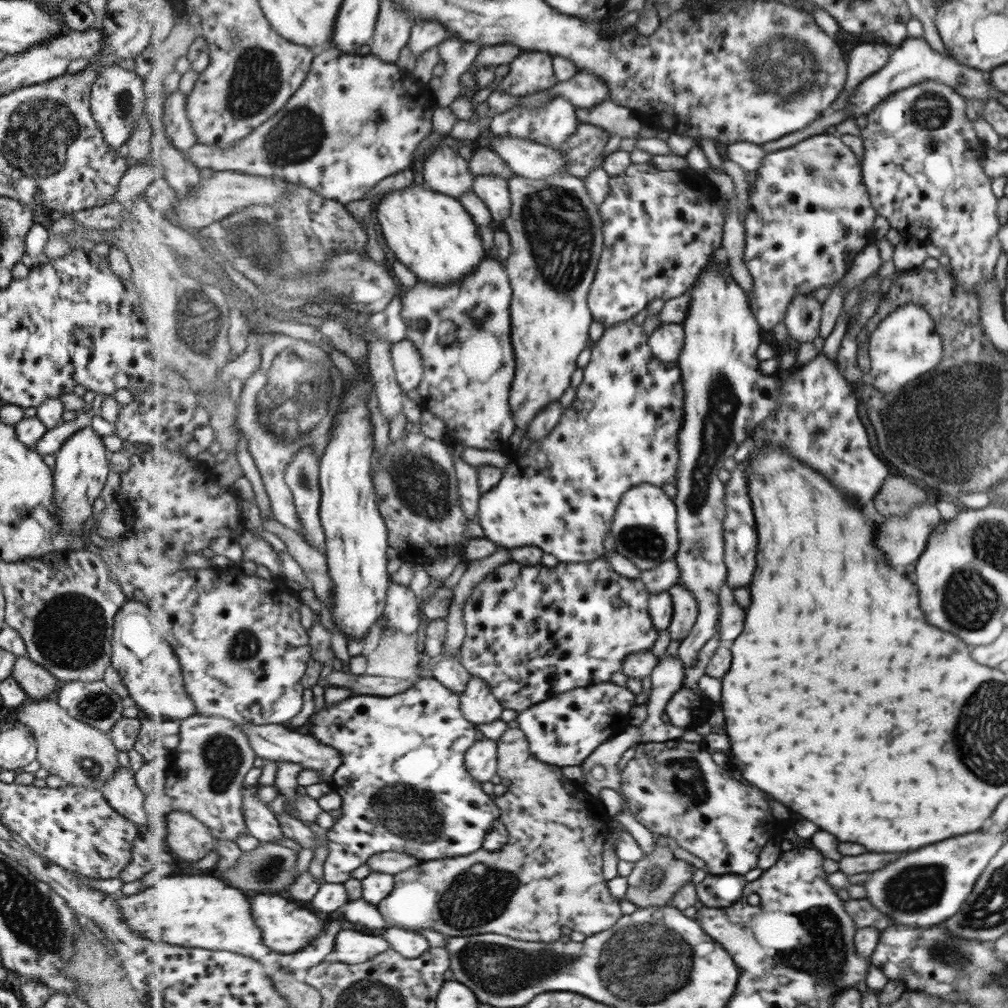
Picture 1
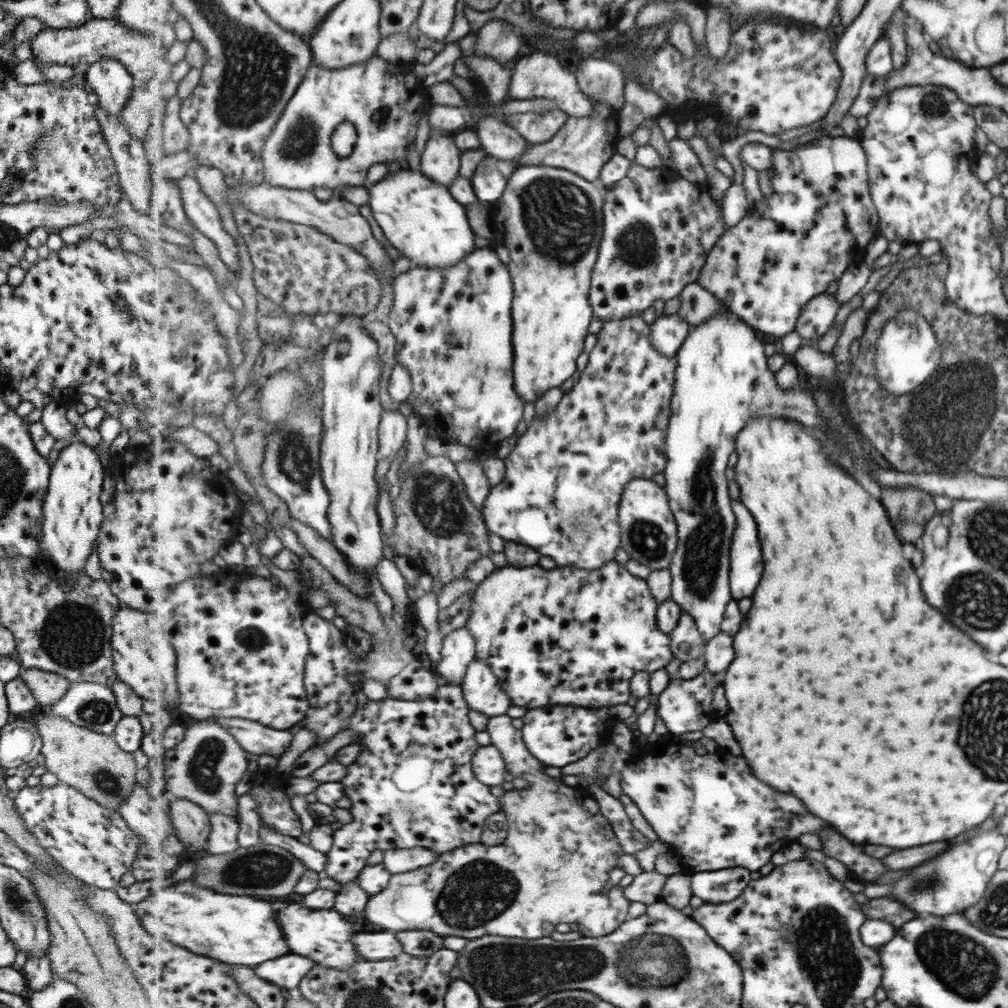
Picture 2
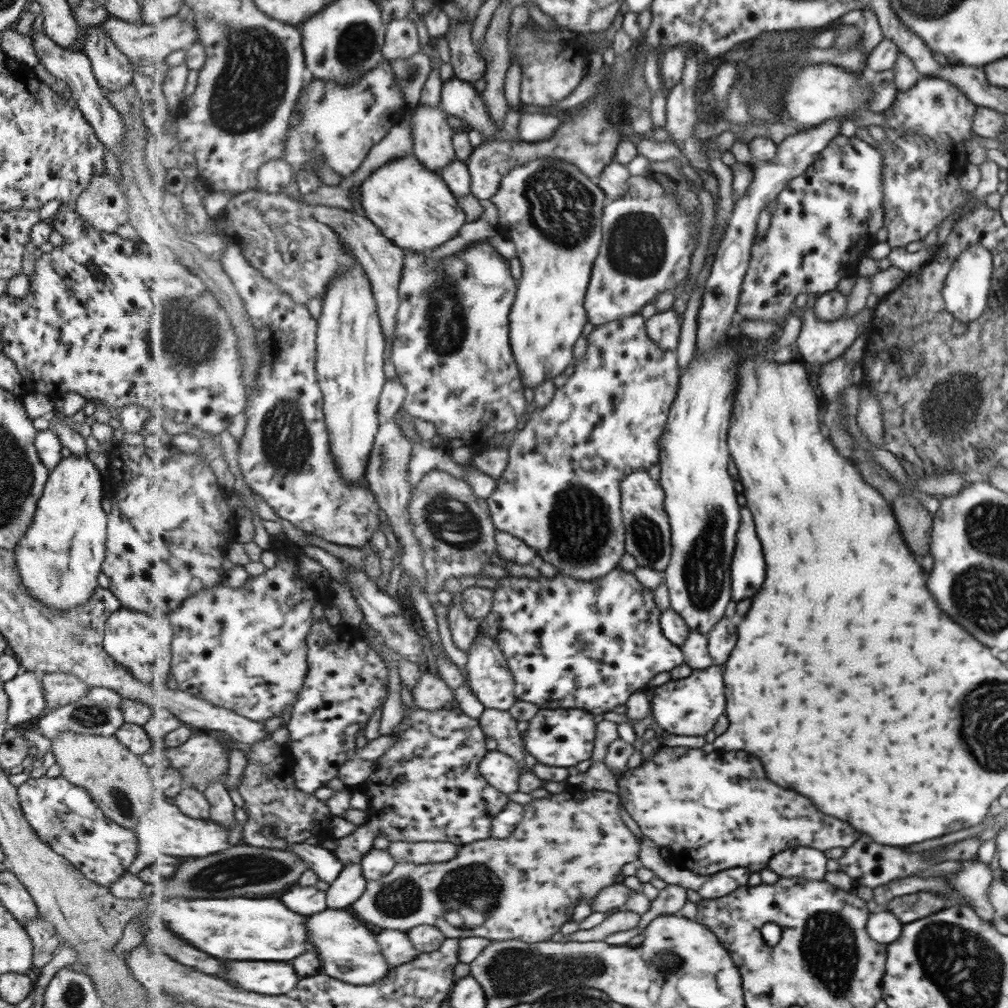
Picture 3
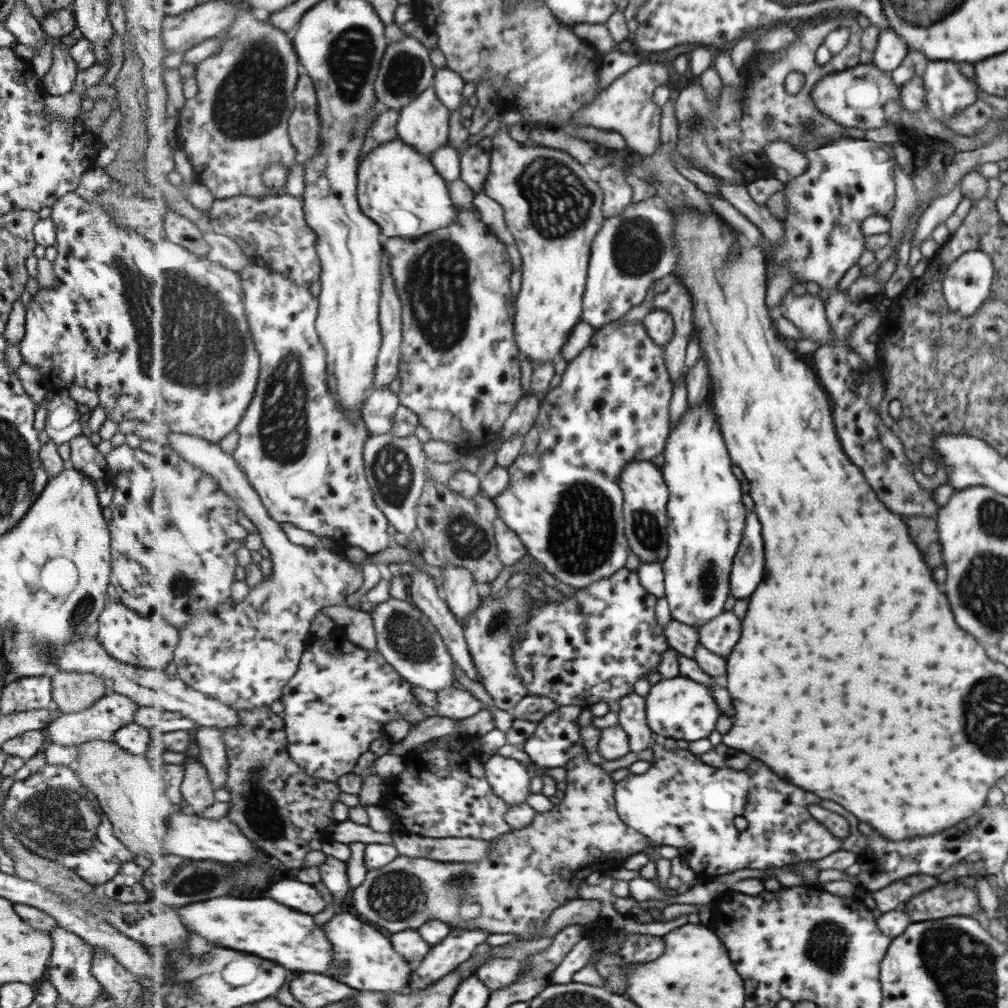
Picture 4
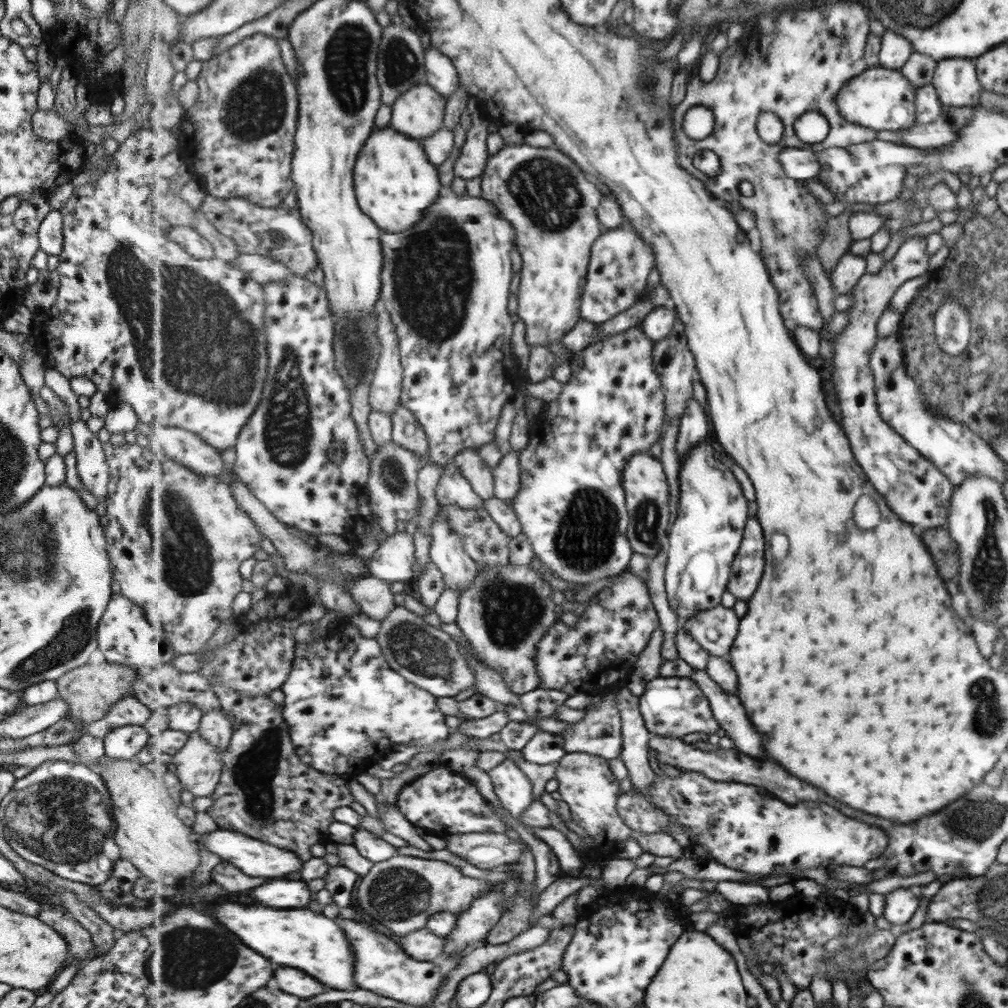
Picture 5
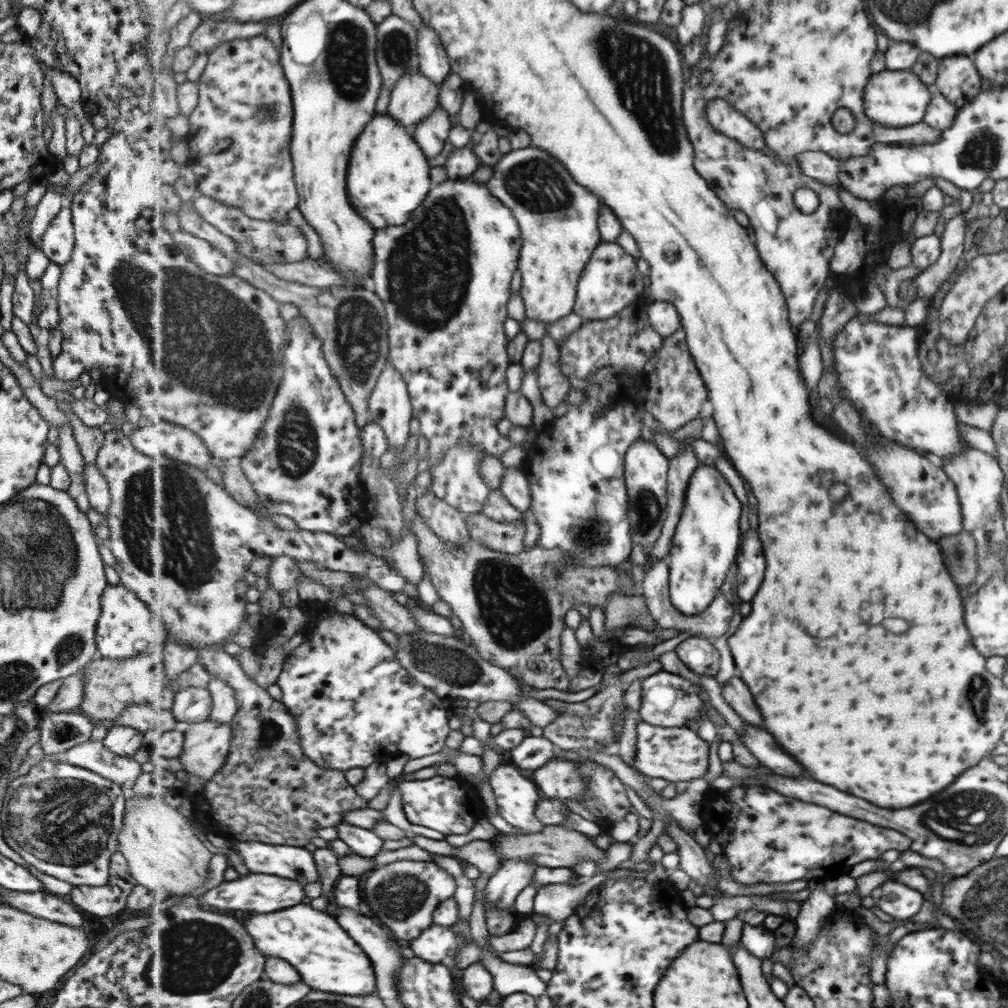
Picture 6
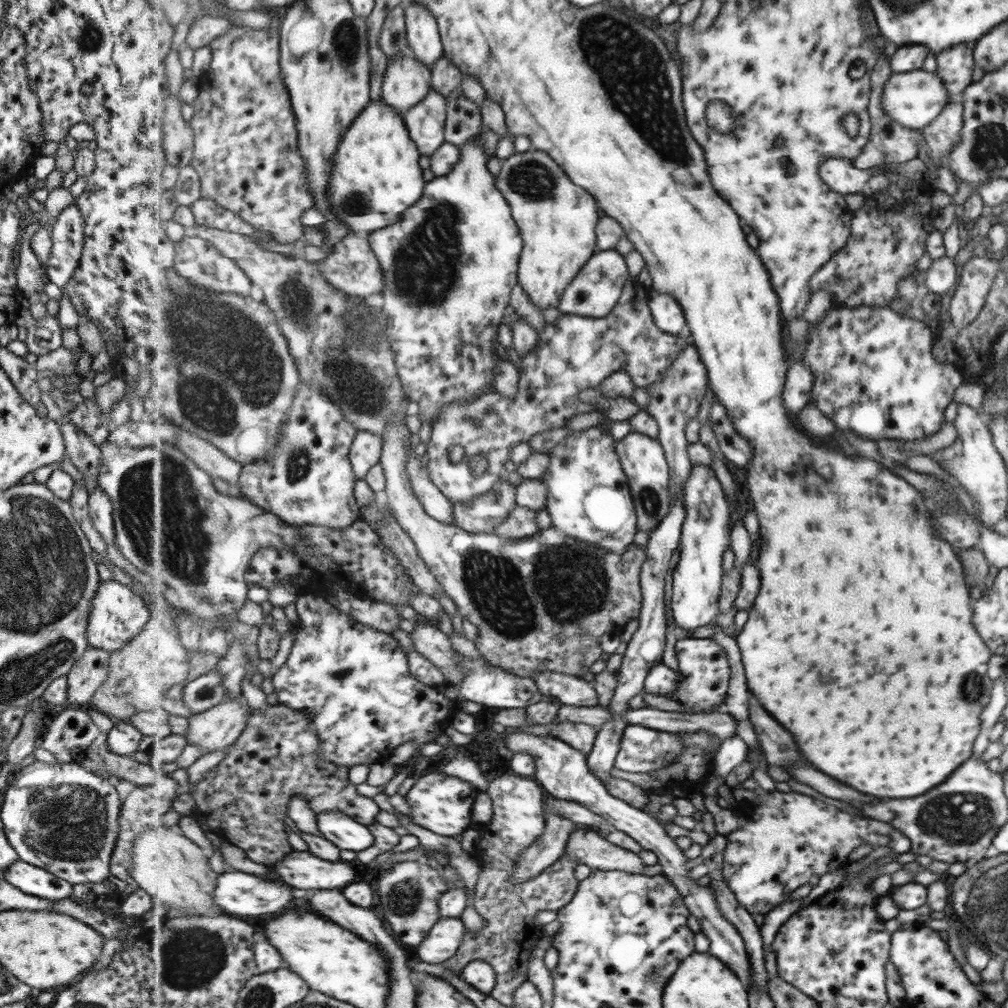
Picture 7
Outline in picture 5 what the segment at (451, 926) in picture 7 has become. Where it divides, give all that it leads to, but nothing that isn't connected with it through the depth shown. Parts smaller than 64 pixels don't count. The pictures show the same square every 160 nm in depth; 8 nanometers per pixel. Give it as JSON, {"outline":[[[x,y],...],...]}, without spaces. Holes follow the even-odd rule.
{"outline":[[[427,927],[400,939],[400,945],[404,951],[420,962],[431,962],[437,956],[441,956],[446,942],[446,936],[437,936]]]}

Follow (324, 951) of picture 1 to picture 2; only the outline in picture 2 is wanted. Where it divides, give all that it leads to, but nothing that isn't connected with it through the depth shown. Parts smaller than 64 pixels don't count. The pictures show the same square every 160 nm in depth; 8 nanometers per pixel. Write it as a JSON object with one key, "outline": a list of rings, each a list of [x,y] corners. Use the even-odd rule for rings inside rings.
{"outline":[[[291,952],[287,956],[265,962],[253,970],[260,974],[261,978],[280,986],[282,989],[297,991],[300,982],[316,966],[315,962],[307,957]]]}

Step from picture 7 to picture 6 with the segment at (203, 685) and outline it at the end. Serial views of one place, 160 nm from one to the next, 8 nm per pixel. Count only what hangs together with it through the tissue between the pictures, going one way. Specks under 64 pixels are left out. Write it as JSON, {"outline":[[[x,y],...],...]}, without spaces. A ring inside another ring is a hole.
{"outline":[[[192,686],[191,688],[179,690],[175,694],[171,712],[184,727],[187,724],[208,720],[213,705],[212,694],[208,688]]]}

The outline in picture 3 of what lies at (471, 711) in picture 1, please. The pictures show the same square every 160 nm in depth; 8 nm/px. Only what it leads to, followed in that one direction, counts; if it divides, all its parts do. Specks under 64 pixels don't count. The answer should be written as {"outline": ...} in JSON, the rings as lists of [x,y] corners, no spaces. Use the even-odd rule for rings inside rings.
{"outline":[[[480,633],[476,638],[472,648],[467,654],[468,661],[466,670],[468,672],[469,685],[477,698],[487,709],[497,709],[508,711],[519,702],[516,695],[516,679],[513,676],[508,659],[501,650],[500,643],[495,638]]]}

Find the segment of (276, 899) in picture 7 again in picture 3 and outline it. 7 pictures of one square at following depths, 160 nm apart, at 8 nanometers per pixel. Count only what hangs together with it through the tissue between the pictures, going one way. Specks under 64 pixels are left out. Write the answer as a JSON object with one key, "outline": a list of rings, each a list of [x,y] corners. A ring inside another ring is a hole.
{"outline":[[[299,884],[293,885],[285,894],[282,902],[285,902],[291,910],[297,910],[299,914],[317,914],[327,910],[327,892],[317,890],[315,886],[303,887]]]}

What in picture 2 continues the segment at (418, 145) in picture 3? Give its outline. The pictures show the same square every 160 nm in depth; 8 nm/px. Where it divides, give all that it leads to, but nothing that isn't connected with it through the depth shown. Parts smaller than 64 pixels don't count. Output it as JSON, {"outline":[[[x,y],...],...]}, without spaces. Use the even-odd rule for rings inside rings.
{"outline":[[[431,127],[421,158],[422,171],[443,186],[451,186],[460,176],[461,150],[454,136],[445,137],[440,130]]]}

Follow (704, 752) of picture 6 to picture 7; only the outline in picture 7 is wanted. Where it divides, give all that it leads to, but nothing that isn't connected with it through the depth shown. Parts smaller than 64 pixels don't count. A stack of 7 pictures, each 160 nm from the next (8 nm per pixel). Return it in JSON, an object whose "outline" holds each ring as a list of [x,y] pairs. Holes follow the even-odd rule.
{"outline":[[[630,724],[624,732],[616,768],[627,772],[656,772],[680,762],[686,744],[679,733]]]}

